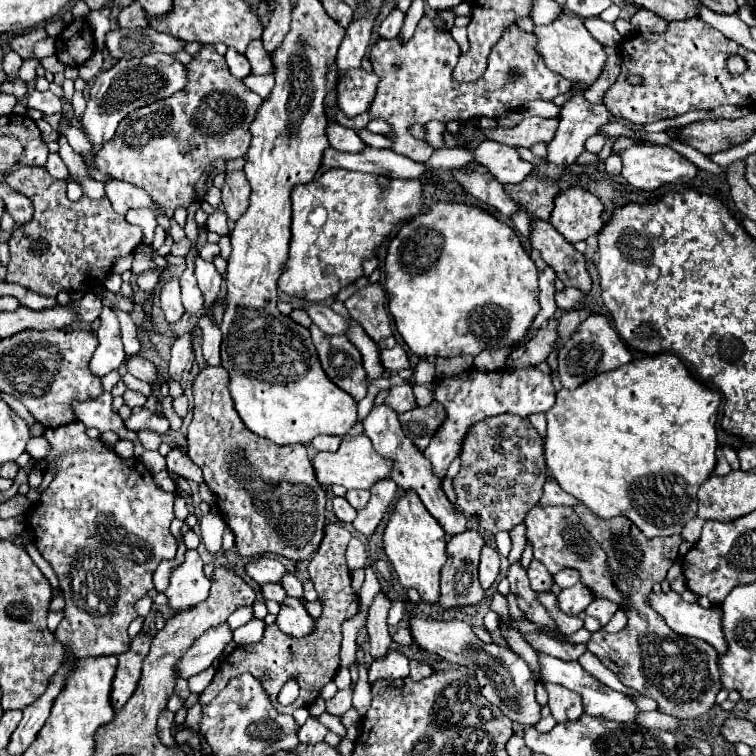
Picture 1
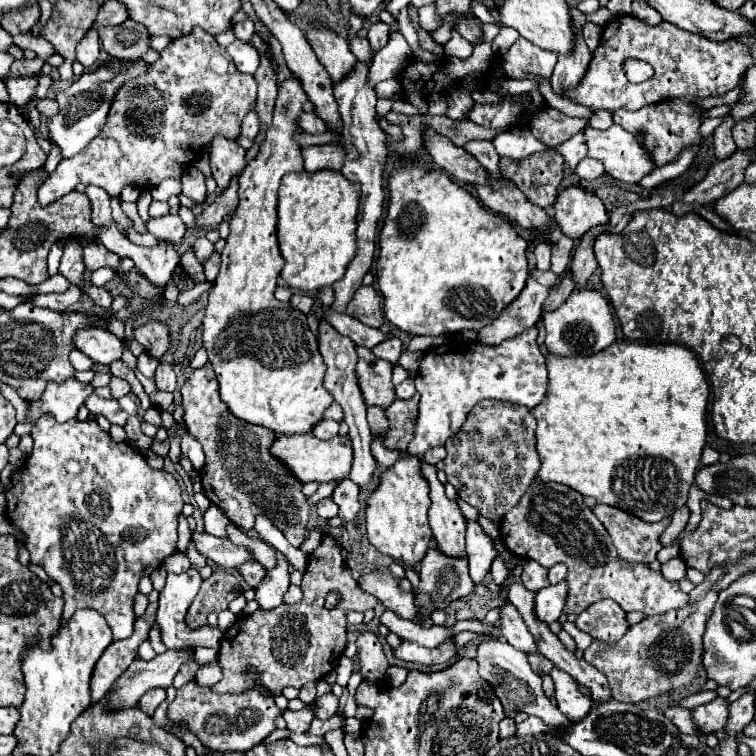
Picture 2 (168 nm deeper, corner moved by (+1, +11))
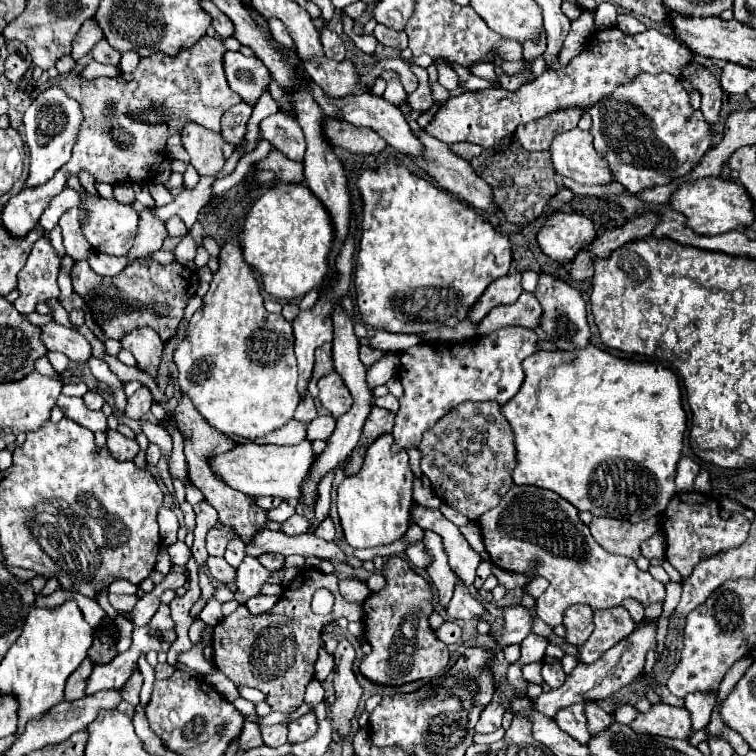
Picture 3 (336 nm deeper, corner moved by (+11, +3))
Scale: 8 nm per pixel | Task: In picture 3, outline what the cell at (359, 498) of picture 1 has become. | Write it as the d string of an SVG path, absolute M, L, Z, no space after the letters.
M327 516L327 518L317 526L315 534L321 536L321 538L325 538L325 540L333 540L333 538L335 538L335 524L333 524L333 518Z

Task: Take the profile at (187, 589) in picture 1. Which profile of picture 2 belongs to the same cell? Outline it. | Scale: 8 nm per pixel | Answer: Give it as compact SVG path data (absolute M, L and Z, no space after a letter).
M193 568L187 570L187 572L183 572L183 574L169 574L167 576L167 584L165 584L165 588L159 594L159 610L157 610L157 620L155 620L157 626L159 626L159 632L161 632L161 642L167 648L189 648L189 646L220 647L221 638L223 638L224 633L219 629L207 624L200 629L193 630L187 628L187 624L185 624L187 608L191 606L193 598L197 596L199 586L201 586L201 576Z

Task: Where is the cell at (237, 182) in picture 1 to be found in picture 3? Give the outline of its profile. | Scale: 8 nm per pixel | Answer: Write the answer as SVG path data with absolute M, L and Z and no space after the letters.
M187 124L181 138L191 158L189 164L199 172L199 176L217 176L235 150L235 146L225 142L221 134L209 132L199 124Z

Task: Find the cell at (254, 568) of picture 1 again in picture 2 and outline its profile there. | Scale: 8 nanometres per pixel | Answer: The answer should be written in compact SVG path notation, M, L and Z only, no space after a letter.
M193 532L193 542L201 556L213 560L215 564L219 564L221 568L227 568L227 570L233 570L239 564L253 560L245 548L235 546L233 542L229 542L225 538L211 536L207 532Z

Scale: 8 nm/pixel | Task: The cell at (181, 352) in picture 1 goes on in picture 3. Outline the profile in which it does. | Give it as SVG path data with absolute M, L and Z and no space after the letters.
M141 386L141 388L129 398L129 404L127 404L127 408L125 408L125 416L133 418L133 420L139 420L139 418L143 418L143 416L149 412L151 404L153 404L153 394L151 394L151 390L149 390L147 386Z

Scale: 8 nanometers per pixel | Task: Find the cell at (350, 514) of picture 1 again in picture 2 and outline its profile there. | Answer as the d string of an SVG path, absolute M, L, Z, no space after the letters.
M329 496L329 498L323 498L317 506L315 506L315 512L319 514L319 518L333 518L333 516L337 516L337 512L339 512L339 506L333 502L333 498Z

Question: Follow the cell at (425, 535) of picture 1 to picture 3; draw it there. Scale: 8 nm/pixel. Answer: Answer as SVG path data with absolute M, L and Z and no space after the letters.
M385 434L381 438L377 438L371 446L369 452L365 456L365 464L361 468L359 474L349 476L341 482L341 486L337 488L337 510L339 510L339 518L341 518L341 526L345 532L345 540L349 542L351 548L371 548L371 546L383 546L383 544L391 544L395 540L401 540L405 536L405 532L409 530L409 510L413 504L413 474L409 470L407 464L407 452L399 452L395 454L391 450L393 446L393 436Z

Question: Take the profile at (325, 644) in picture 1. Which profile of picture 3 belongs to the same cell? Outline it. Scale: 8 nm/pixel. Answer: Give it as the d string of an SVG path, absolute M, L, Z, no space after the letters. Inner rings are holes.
M303 568L297 578L285 588L281 600L269 614L251 614L243 604L213 628L213 666L223 672L235 686L259 688L267 694L267 704L273 710L293 712L303 704L305 686L315 678L315 662L323 644L321 632L329 622L345 616L347 620L363 620L363 602L347 602L337 588L337 576L315 568ZM327 588L335 594L335 608L329 616L311 612L315 590Z

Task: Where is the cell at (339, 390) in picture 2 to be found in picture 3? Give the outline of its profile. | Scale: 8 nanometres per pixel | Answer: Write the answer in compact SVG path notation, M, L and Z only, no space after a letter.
M323 344L315 350L315 368L313 376L327 376L331 374L333 368L333 344Z

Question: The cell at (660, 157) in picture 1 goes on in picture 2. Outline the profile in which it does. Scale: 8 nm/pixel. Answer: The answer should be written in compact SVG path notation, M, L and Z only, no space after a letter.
M585 126L583 134L585 134L585 144L587 144L587 156L593 160L599 160L605 168L605 174L609 174L615 180L635 184L655 168L649 154L643 152L643 146L635 140L635 136L631 136L621 126L611 126L607 130L595 130L591 126Z

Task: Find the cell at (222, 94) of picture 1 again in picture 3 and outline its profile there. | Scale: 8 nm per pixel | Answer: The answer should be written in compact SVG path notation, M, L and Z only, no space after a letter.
M203 36L195 46L181 50L177 56L167 56L165 52L155 52L153 56L141 58L139 66L133 72L123 72L115 78L93 78L85 80L77 72L71 72L67 76L57 76L55 80L49 80L49 86L61 86L69 96L77 98L81 104L85 124L81 124L81 132L77 136L77 144L73 148L73 156L69 164L59 168L53 176L53 180L37 186L37 188L23 188L19 194L11 196L9 202L3 208L3 226L17 238L25 236L29 230L33 230L49 206L51 198L61 194L63 188L67 188L69 176L79 176L79 170L87 170L95 182L107 182L107 184L135 184L135 182L151 182L159 174L161 162L165 162L167 154L167 140L171 134L183 130L183 124L197 122L217 134L221 134L221 118L223 114L243 102L241 96L231 92L227 83L225 72L223 72L223 44L217 38Z

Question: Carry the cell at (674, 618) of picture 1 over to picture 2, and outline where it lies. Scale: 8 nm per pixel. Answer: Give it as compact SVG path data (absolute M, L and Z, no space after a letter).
M535 478L519 504L503 516L499 532L505 548L513 556L531 558L545 568L559 562L567 566L565 580L569 590L563 614L581 614L605 598L615 600L625 612L639 610L649 616L665 614L689 602L689 596L681 592L679 584L665 580L661 572L651 570L647 564L621 560L605 526L587 508L583 496L563 484L547 484Z

